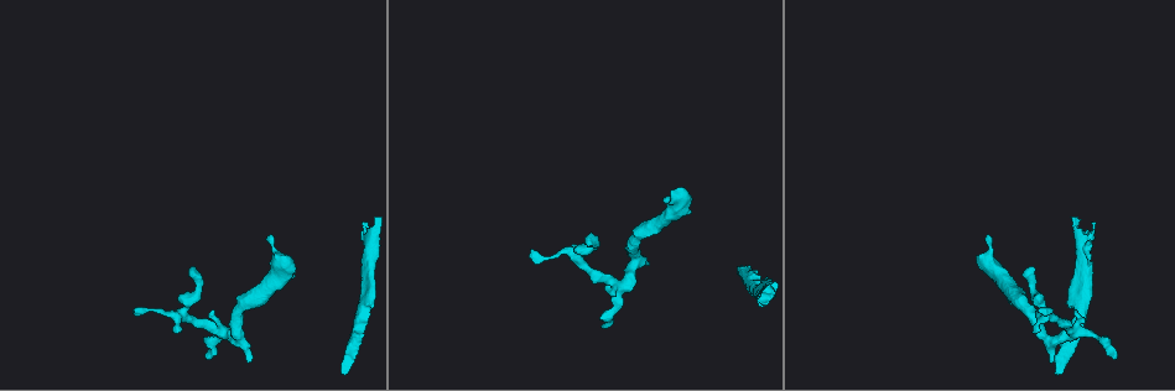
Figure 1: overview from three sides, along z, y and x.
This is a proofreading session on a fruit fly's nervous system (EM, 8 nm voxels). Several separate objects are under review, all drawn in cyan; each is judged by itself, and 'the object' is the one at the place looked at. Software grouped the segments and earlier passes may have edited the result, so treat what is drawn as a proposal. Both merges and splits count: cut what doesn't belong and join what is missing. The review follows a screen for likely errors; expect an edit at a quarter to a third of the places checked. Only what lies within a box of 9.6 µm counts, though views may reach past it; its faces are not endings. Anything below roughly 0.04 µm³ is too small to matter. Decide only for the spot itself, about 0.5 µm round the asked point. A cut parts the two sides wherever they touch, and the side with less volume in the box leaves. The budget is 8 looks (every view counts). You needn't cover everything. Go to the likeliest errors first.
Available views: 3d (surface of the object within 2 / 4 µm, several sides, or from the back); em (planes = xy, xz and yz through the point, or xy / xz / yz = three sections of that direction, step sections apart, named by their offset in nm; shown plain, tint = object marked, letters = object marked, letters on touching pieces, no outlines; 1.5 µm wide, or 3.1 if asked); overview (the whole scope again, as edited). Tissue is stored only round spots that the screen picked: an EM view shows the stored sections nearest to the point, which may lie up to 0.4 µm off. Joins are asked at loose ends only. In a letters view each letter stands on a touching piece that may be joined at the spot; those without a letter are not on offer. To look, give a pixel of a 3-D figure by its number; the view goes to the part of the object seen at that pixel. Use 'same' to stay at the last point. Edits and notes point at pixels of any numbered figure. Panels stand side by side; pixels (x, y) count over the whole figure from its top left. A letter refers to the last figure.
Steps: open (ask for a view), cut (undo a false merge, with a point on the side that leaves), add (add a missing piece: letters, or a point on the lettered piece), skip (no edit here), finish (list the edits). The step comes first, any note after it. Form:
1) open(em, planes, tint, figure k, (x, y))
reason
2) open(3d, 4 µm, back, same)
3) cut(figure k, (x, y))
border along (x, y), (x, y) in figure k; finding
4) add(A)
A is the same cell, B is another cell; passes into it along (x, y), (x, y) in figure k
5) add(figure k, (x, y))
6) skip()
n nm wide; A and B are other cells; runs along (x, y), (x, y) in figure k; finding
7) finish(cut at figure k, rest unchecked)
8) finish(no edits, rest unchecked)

open(em, planes, letters, figure 1, (602, 325))
free end

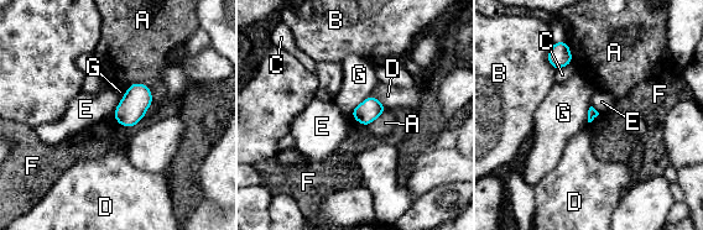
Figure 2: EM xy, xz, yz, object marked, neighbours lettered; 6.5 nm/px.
skip()
A touches over 260 nm; A, B, C, D, E, F and G are other cells; border along (121, 98), (113, 113) in figure 2; no lettered piece goes on from it

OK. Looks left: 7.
open(3d, 4 µm, figure 1, (1051, 361))
an open end

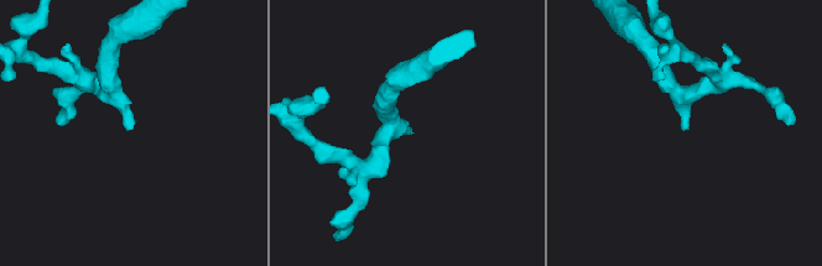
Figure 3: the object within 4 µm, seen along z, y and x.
open(em, yz, step 8, letters, figure 3, (408, 127))

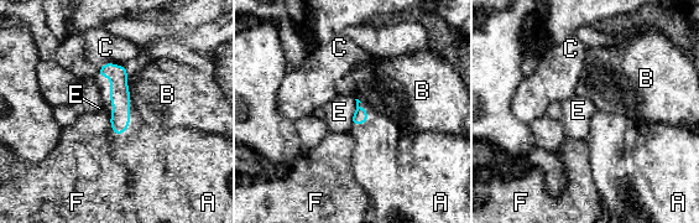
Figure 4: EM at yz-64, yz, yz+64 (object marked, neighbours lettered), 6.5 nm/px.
open(em, planes, letters, same)

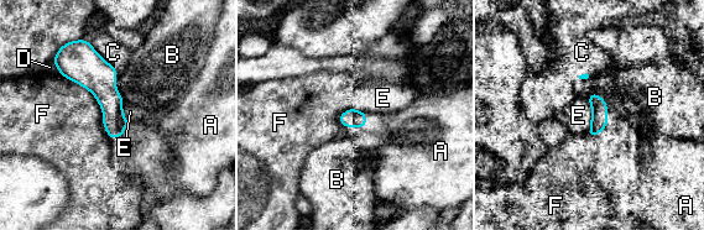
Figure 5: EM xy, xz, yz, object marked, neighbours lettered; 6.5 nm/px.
add(A)
F touches over 550 nm; A is the same cell, B, C, D, E and F are other cells; it goes on there

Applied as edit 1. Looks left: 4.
open(3d, 2 µm, figure 1, (986, 235))
thick end

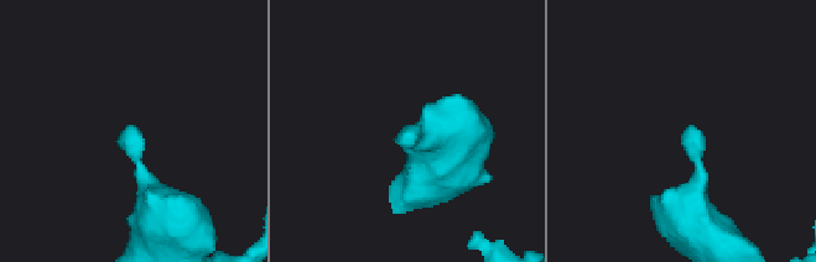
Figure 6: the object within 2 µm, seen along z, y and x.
open(em, planes, letters, figure 6, (403, 127))
need the tissue

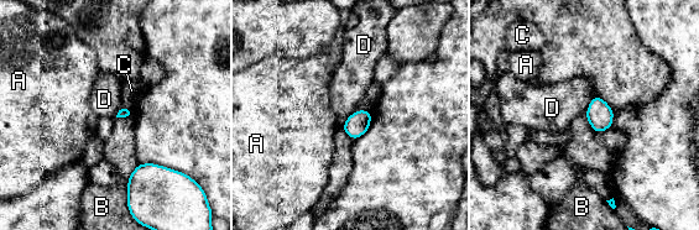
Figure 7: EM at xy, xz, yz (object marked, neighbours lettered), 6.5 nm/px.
skip()
A, B, C and D are other cells; border along (596, 95), (590, 102), (584, 115) in figure 7; no lettered piece goes on from it

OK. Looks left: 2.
finish(add at figure 5, rest unchecked)

